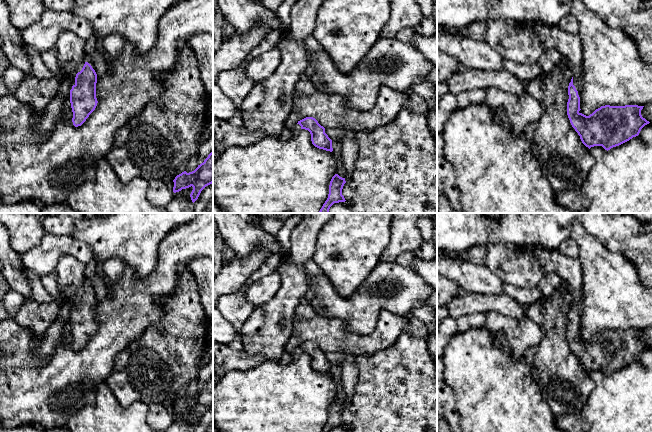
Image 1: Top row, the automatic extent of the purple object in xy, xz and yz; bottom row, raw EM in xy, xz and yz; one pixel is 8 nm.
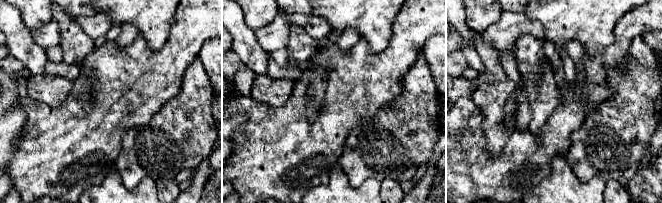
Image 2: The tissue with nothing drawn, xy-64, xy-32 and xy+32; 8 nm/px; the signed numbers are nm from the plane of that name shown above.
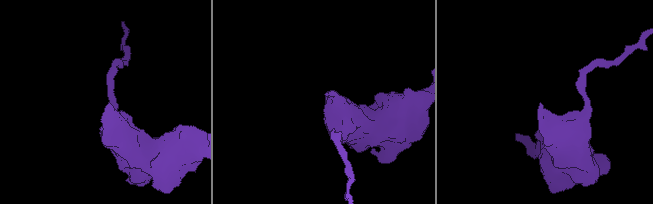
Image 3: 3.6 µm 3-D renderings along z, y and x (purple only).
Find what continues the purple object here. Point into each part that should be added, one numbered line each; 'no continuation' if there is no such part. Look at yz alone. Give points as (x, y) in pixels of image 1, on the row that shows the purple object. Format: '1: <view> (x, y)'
1: yz (551, 36)

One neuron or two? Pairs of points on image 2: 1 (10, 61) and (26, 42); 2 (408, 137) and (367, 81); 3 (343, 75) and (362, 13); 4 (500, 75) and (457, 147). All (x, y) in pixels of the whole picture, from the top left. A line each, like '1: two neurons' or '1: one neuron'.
1: two neurons
2: two neurons
3: two neurons
4: two neurons

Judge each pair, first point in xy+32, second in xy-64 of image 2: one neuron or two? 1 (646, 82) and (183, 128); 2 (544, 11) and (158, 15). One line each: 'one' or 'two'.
1: one
2: one

